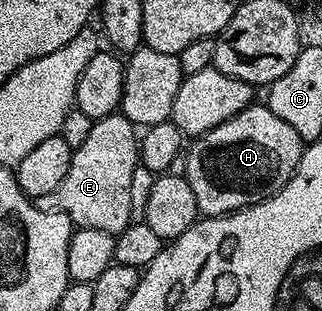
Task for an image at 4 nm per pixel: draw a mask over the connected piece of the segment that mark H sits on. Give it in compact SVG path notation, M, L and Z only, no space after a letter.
M263 103L248 105L246 109L233 115L233 119L194 138L186 150L188 161L186 178L189 187L193 187L193 196L197 198L200 214L203 217L220 217L271 197L295 174L304 148L305 142L297 135L297 131L293 131L289 123L277 119L277 115L273 115L273 111L269 111Z

